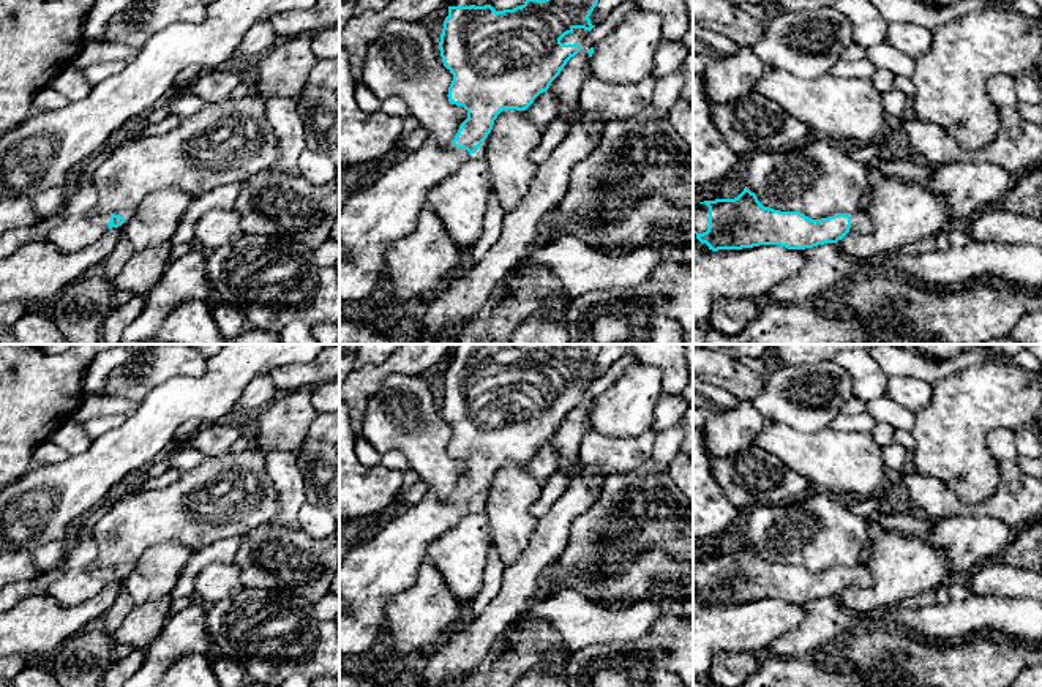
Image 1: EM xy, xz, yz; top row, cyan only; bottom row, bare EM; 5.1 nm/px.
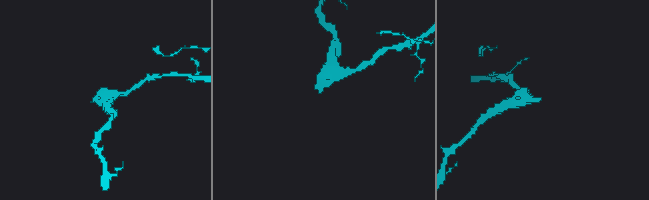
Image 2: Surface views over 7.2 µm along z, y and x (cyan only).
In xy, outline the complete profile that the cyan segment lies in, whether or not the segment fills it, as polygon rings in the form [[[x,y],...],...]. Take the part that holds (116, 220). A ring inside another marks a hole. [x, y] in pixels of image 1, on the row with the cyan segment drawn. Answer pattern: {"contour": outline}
{"contour": [[[93,183],[71,190],[62,210],[63,221],[47,234],[47,240],[65,253],[82,250],[125,223],[125,216],[98,210]]]}

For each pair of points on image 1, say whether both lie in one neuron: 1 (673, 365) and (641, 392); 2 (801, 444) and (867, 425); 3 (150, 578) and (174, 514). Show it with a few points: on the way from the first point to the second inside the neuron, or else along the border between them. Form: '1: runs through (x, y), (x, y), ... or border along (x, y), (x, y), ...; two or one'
1: border along (641, 362), (652, 364), (660, 370), (665, 390); two
2: border along (829, 427), (839, 431), (870, 433); two
3: border along (193, 545), (180, 542), (152, 545), (133, 566); two

